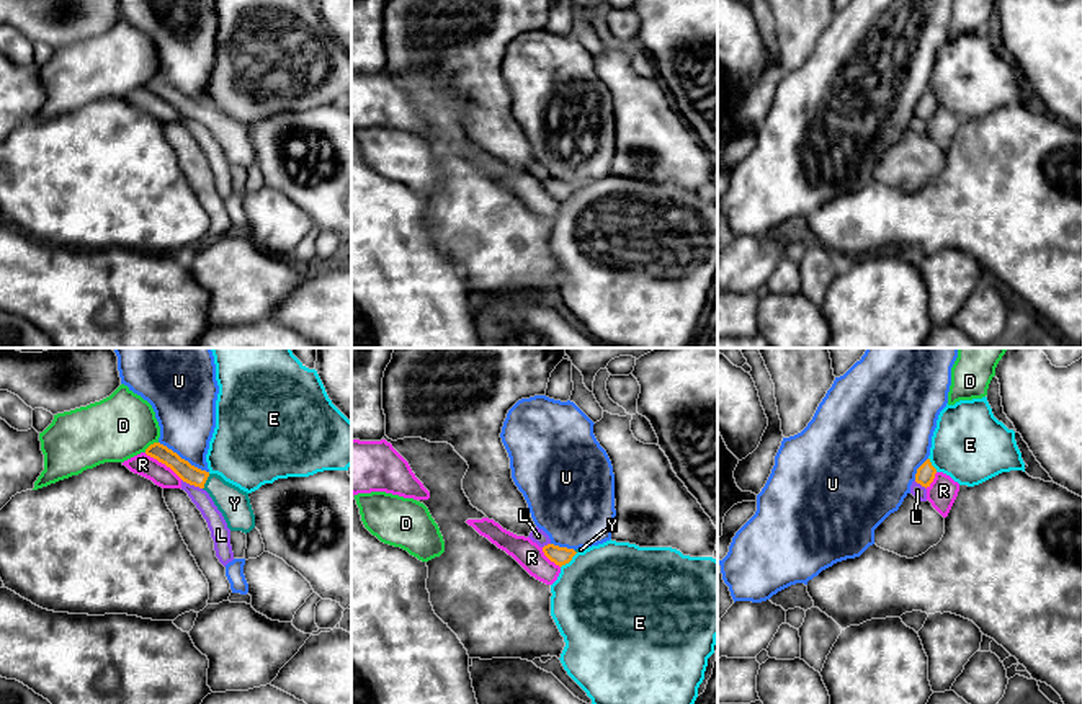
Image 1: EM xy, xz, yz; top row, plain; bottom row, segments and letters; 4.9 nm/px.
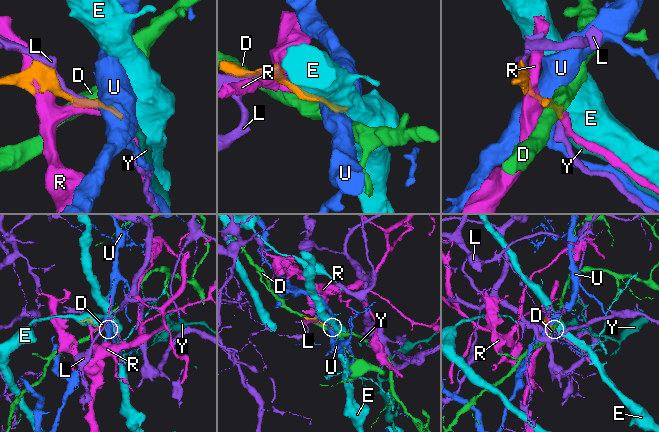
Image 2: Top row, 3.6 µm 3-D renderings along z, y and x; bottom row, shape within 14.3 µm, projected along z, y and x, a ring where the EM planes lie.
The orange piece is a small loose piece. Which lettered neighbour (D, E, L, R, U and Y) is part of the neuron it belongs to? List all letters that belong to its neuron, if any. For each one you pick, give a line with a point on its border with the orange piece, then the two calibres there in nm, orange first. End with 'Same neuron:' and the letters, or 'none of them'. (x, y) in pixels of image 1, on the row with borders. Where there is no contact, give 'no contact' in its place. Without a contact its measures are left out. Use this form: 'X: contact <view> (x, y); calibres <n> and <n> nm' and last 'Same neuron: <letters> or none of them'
Y: contact xy (205, 482); calibres 90 and 160 nm
Same neuron: Y

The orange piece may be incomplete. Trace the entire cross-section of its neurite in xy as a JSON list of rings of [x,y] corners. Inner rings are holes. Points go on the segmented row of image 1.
[[[160,443],[150,444],[145,454],[170,467],[183,482],[206,490],[230,531],[247,534],[255,528],[255,515],[247,492],[226,482],[217,474],[209,474],[191,466]]]

